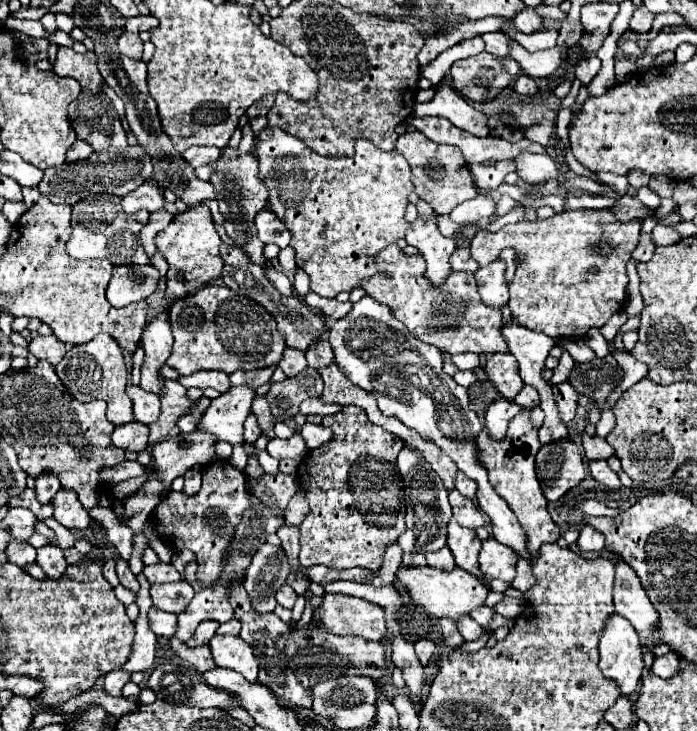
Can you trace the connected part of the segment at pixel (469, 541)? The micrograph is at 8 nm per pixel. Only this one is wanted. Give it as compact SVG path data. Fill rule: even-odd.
M452 519L448 525L448 547L460 569L472 573L474 577L484 581L484 585L488 585L482 571L478 569L478 553L480 553L482 541L476 537L476 533L472 529L466 529Z

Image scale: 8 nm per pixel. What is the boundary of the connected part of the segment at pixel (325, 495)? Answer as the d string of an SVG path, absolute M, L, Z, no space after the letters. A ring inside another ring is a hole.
M350 405L344 407L340 413L332 417L324 417L322 425L330 427L334 433L334 439L318 449L312 449L306 453L298 467L298 483L308 487L308 503L310 513L306 515L304 523L300 525L300 553L299 563L309 568L315 565L324 565L332 569L344 569L344 567L361 567L376 572L382 565L384 551L388 543L394 543L404 525L404 493L396 485L396 457L404 449L404 441L390 431L384 431L382 427L376 427L370 423L366 413L362 409Z

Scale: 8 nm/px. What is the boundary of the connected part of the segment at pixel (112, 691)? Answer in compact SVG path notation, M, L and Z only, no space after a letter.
M114 669L114 671L110 671L110 673L106 675L106 683L104 683L106 693L112 695L112 697L118 697L120 691L122 691L122 687L124 687L128 681L130 681L130 673L128 673L128 671L124 671L124 669Z

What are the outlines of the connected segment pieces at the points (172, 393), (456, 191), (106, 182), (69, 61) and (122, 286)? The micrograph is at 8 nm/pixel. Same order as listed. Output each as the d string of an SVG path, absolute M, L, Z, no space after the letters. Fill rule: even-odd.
M166 381L166 393L162 393L162 413L158 417L158 421L154 425L150 425L150 443L154 441L162 441L162 437L170 437L172 433L176 433L176 423L182 415L188 415L194 407L194 401L188 399L186 389L178 383L178 381Z
M414 131L398 137L396 149L406 157L412 169L412 183L416 195L426 201L438 215L450 213L456 205L474 199L478 195L478 187L472 181L468 165L462 161L462 155L452 145L438 145L430 141L426 135Z
M130 145L126 151L92 153L88 159L82 159L78 163L64 163L60 167L46 169L42 185L38 185L38 189L52 203L74 205L80 199L84 199L88 195L96 195L96 193L110 193L110 195L124 197L130 191L138 189L150 177L152 177L152 163L150 163L146 151L132 149L132 145Z
M60 47L58 57L54 61L54 73L58 77L76 79L82 85L82 89L88 89L92 93L102 91L104 79L98 71L98 61L92 51L80 55L80 53L72 51L70 47Z
M122 265L114 269L106 297L114 307L126 307L154 293L158 285L158 269L152 265Z

